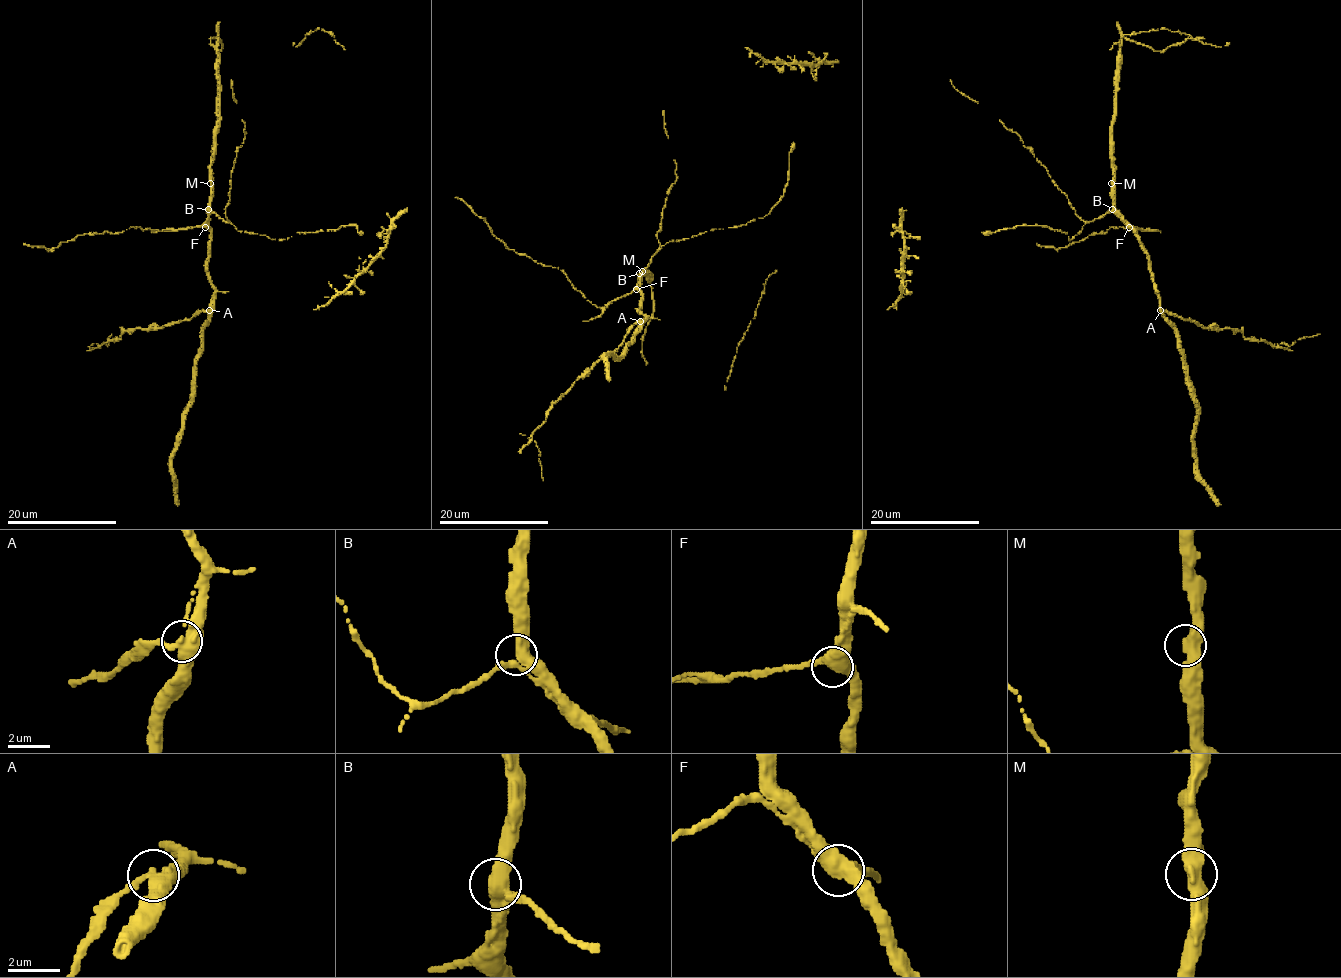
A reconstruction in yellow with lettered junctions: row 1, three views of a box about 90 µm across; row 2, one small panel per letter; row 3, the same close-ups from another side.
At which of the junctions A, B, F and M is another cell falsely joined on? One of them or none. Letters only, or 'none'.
A

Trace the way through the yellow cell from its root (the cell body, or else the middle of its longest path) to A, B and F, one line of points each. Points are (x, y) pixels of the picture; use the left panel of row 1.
A: (210, 183), (208, 271), (214, 294), (209, 311)
B: (210, 183), (208, 209)
F: (210, 183), (205, 227)

